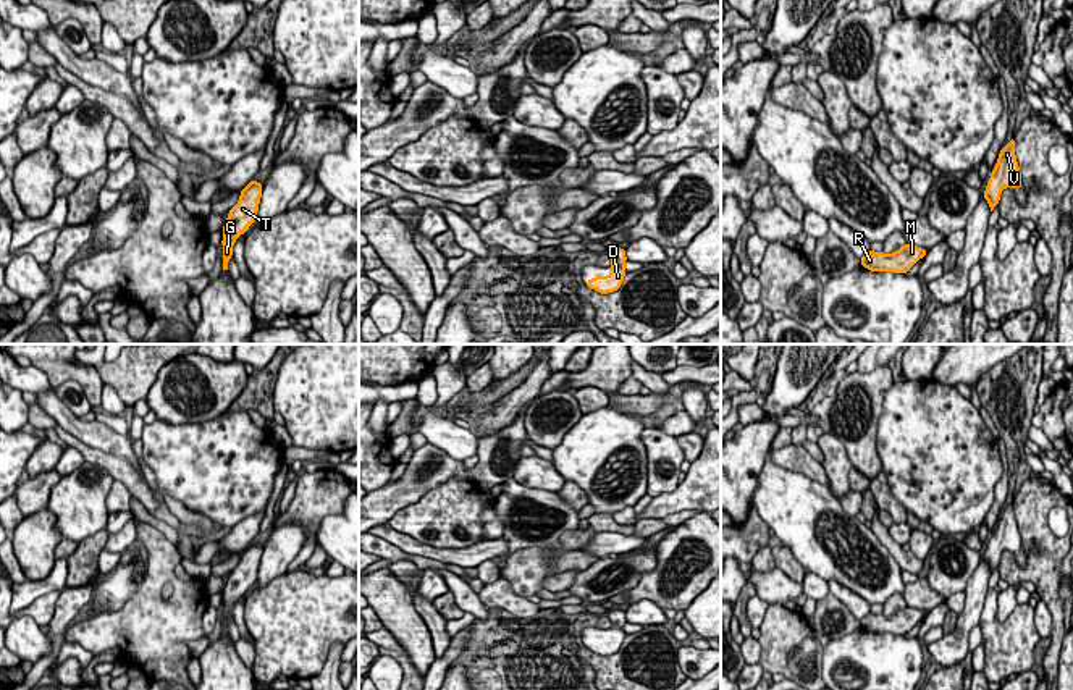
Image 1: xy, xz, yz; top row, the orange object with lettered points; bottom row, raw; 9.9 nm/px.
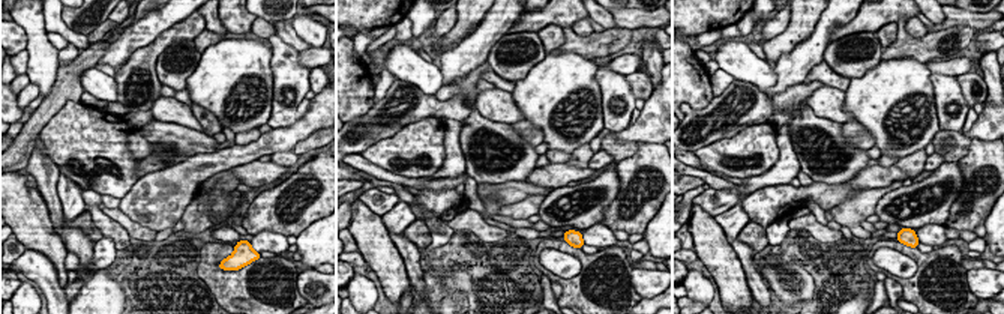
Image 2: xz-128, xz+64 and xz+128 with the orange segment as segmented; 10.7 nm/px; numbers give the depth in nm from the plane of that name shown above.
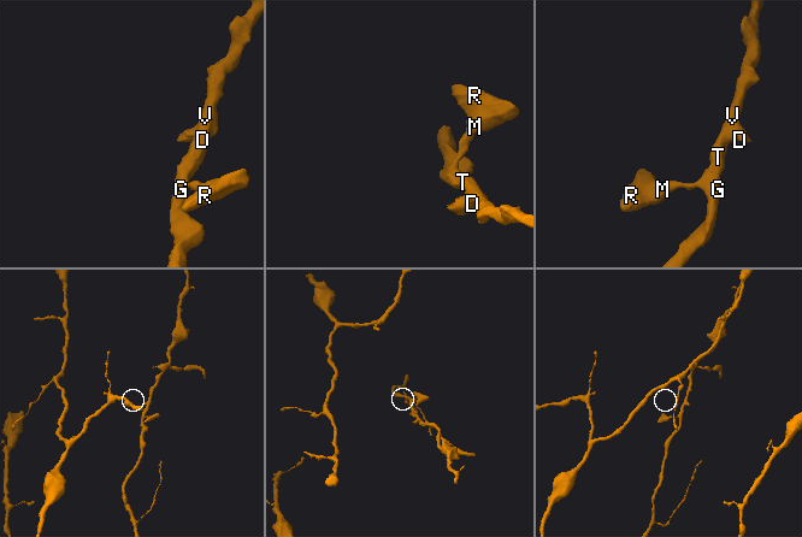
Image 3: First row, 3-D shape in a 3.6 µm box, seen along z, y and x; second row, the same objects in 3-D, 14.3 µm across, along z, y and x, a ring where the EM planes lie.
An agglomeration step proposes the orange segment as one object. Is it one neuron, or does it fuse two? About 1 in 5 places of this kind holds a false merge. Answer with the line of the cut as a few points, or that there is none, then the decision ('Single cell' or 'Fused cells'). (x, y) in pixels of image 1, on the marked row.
No split. Single cell

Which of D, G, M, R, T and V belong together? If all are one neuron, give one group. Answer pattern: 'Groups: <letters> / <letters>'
Groups: D G M R T V

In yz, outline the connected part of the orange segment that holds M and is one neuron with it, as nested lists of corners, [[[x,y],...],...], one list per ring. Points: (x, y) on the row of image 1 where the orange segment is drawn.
[[[905,244],[897,252],[886,255],[881,252],[873,252],[871,249],[860,259],[861,267],[871,271],[894,271],[894,273],[907,273],[921,257],[924,257],[928,250]]]

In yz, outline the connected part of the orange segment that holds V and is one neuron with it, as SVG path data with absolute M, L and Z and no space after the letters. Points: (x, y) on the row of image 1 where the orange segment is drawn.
M1012 139L999 155L999 160L992 170L987 187L984 191L984 199L989 202L991 212L995 205L999 205L1000 192L1005 187L1020 187L1021 186L1021 173L1015 157L1015 141Z

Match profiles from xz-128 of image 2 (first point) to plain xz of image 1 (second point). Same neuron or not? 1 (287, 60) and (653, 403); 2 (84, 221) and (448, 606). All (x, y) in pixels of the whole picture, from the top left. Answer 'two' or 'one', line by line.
1: two
2: one

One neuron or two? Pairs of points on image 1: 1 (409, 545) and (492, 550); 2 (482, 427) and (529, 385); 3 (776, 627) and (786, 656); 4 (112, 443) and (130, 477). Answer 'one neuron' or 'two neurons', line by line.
1: one neuron
2: one neuron
3: one neuron
4: two neurons

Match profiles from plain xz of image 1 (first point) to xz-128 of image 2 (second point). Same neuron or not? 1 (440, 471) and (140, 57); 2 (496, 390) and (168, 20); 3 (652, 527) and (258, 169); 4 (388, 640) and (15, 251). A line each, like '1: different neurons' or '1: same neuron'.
1: same neuron
2: different neurons
3: different neurons
4: different neurons

